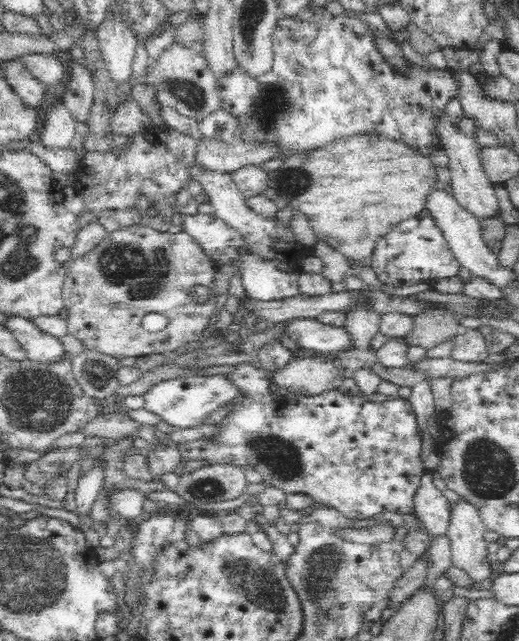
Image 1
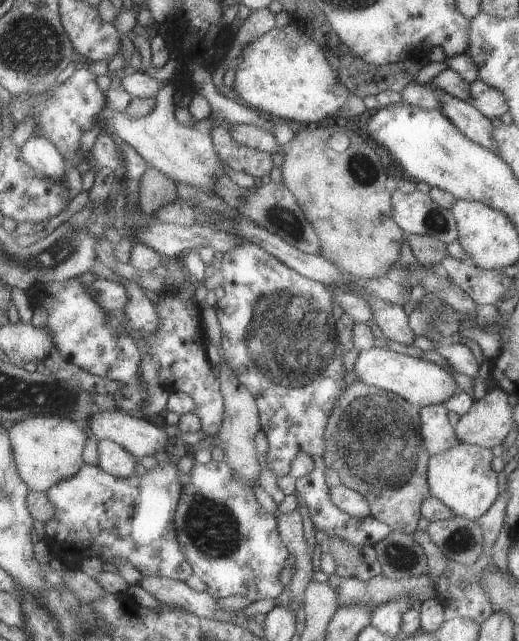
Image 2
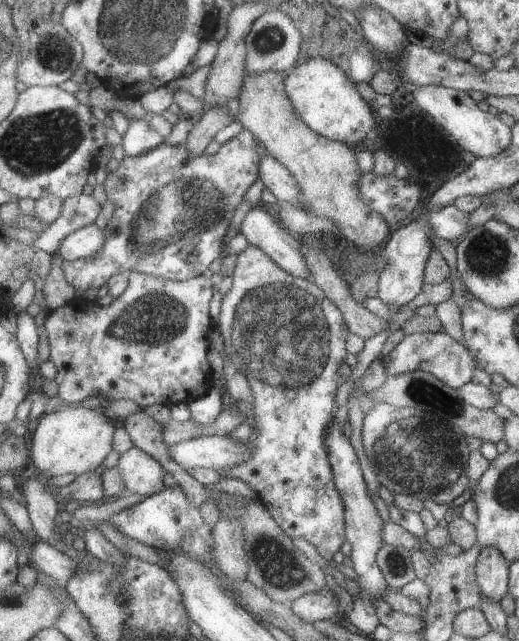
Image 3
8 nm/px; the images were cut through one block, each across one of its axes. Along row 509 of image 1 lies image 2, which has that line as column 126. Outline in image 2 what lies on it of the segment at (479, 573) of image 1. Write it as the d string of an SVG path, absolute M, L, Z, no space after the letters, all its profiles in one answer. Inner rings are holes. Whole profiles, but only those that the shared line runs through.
M112 440L98 442L99 466L109 474L129 478L135 476L135 468L139 459L135 458L126 448Z

